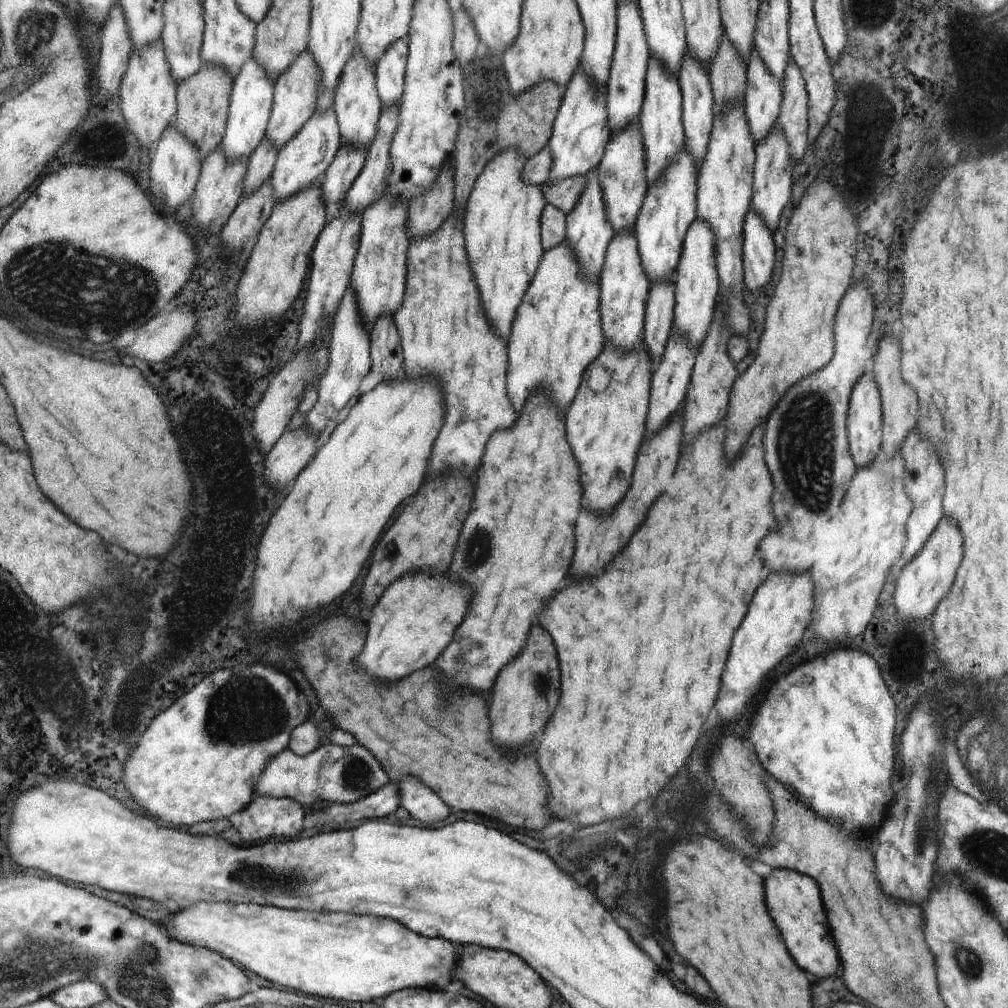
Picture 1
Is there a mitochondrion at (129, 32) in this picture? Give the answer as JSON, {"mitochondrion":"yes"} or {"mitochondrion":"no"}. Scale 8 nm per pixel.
{"mitochondrion":"no"}

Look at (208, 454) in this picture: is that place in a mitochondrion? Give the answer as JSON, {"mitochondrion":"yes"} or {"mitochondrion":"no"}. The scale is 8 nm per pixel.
{"mitochondrion":"yes"}

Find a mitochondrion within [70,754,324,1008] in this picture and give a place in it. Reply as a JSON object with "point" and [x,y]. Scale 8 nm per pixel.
{"point":[205,975]}

